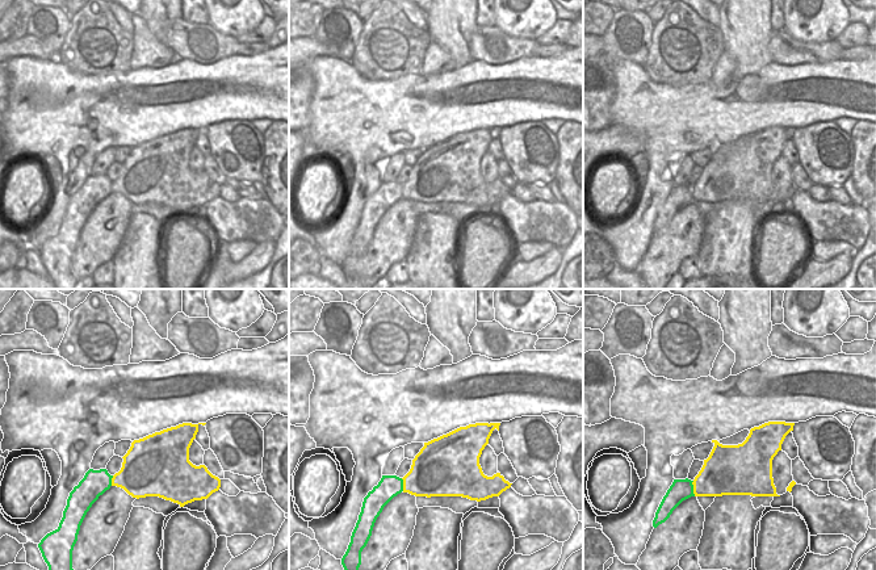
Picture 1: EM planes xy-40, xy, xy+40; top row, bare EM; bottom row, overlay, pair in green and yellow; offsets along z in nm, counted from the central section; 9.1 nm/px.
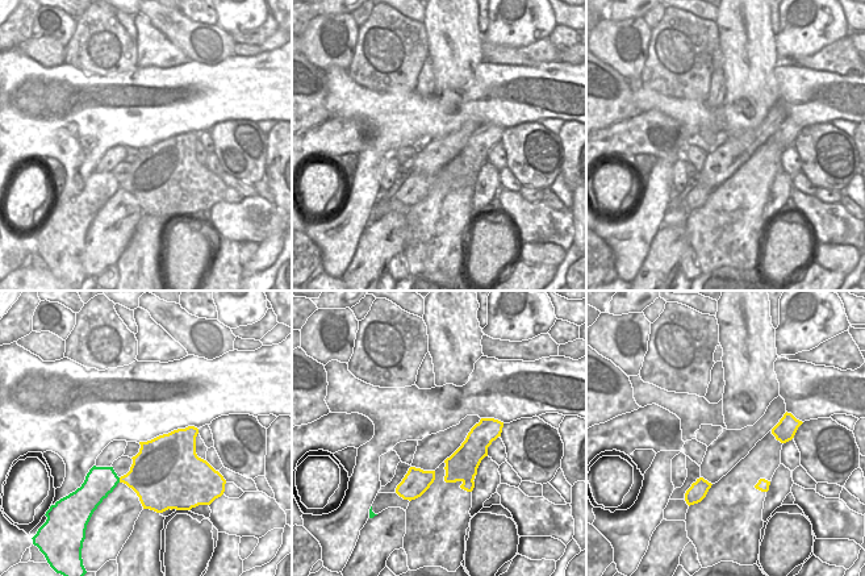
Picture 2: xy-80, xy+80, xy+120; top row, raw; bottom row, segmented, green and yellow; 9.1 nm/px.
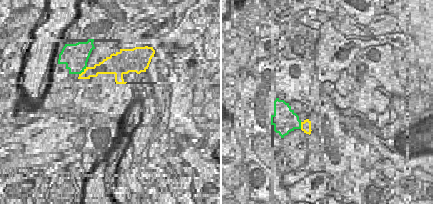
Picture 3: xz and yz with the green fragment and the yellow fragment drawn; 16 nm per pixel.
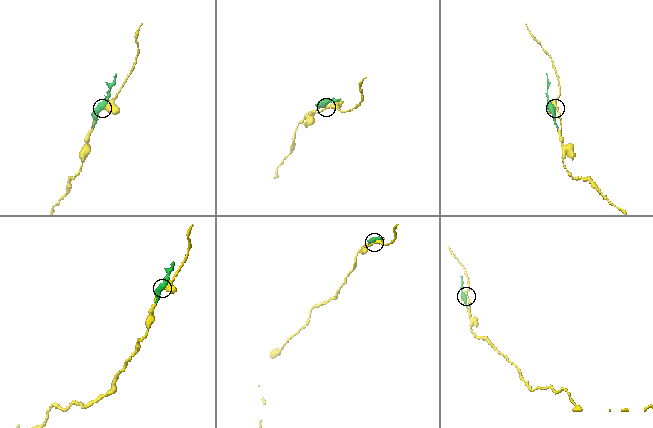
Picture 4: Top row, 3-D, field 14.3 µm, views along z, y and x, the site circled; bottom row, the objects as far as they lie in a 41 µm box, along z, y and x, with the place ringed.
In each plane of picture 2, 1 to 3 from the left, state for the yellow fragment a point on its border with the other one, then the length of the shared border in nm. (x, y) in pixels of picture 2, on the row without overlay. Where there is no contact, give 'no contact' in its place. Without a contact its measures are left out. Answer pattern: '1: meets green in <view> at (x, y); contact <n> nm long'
1: meets green in xy-80 at (118, 186); contact 50 nm long
2: no contact
3: no contact

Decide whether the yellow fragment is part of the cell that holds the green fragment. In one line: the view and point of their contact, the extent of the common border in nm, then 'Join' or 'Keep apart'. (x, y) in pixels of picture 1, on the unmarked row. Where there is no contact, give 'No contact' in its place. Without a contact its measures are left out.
Touches green at xy+40 (692, 195). Shared border 150 nm. Keep apart.

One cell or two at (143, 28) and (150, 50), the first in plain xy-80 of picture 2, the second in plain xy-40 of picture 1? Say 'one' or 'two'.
one

